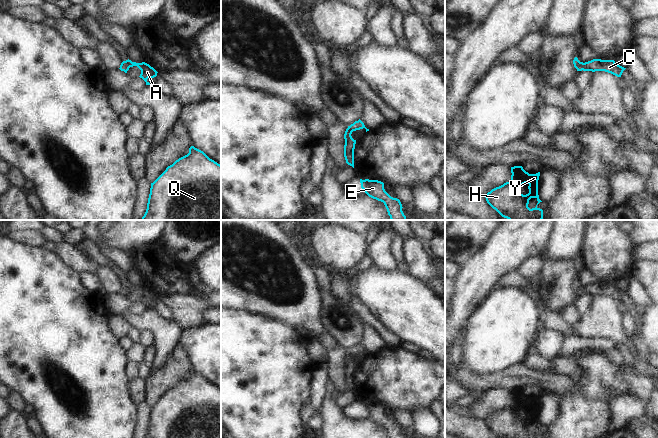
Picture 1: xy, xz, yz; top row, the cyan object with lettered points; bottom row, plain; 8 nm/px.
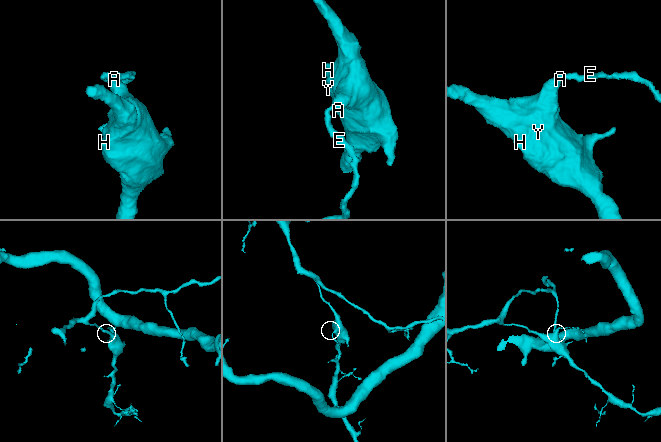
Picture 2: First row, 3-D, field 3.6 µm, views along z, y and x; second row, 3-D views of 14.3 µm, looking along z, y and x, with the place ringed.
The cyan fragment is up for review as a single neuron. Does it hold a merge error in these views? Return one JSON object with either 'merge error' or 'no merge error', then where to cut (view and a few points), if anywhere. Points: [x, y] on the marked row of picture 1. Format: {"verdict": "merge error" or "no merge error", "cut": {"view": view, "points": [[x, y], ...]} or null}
{"verdict": "merge error", "cut": {"view": "xy", "points": [[125, 61], [129, 67]]}}

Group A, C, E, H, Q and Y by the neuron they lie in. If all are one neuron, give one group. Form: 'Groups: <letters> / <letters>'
Groups: A H Q Y / C E.

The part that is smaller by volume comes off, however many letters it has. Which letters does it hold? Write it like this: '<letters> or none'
C, E.

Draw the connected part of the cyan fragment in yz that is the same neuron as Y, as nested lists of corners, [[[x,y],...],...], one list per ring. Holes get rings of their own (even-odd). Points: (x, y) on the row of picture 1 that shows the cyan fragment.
[[[522,166],[511,167],[511,181],[492,189],[485,195],[487,203],[508,220],[542,220],[543,210],[537,205],[542,202],[538,195],[540,172],[529,174]],[[528,183],[529,193],[523,195],[520,188]],[[536,198],[535,208],[528,207],[529,200]]]

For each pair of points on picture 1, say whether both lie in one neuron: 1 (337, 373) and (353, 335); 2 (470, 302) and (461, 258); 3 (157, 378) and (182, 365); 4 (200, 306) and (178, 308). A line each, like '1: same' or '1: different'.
1: different
2: different
3: same
4: same

